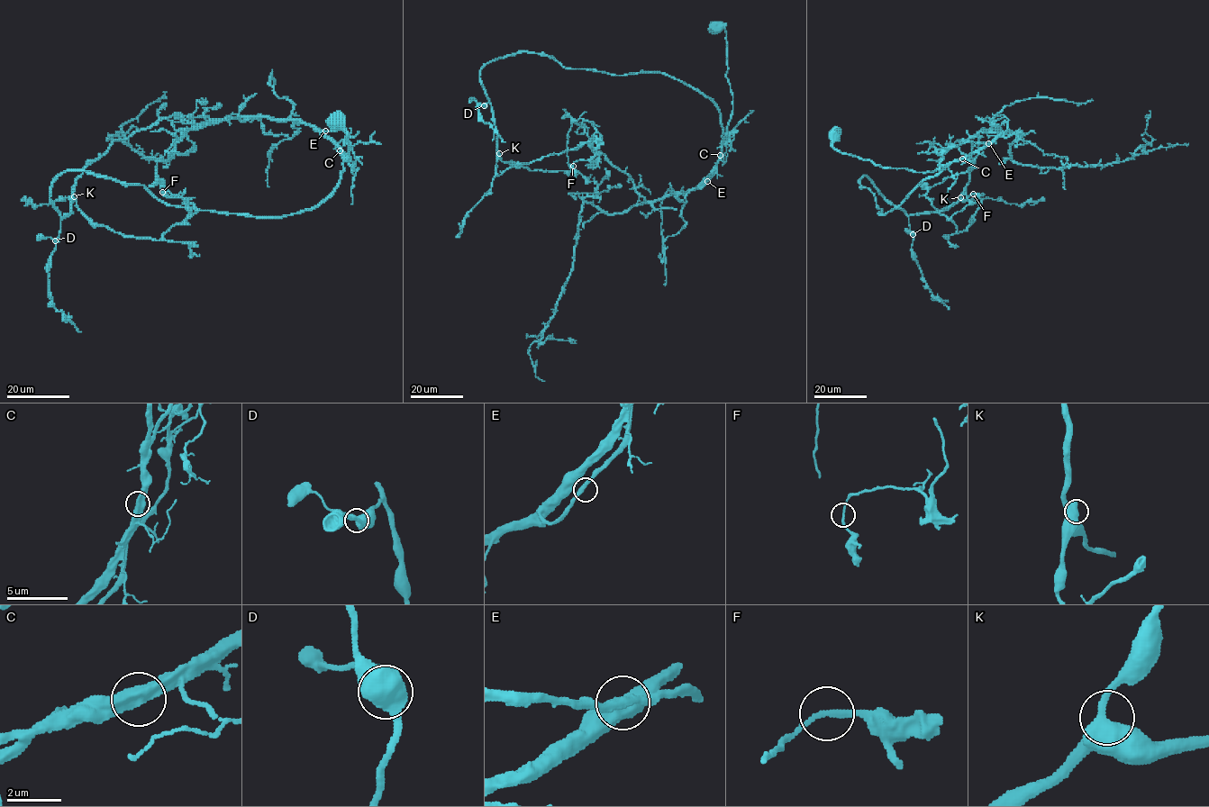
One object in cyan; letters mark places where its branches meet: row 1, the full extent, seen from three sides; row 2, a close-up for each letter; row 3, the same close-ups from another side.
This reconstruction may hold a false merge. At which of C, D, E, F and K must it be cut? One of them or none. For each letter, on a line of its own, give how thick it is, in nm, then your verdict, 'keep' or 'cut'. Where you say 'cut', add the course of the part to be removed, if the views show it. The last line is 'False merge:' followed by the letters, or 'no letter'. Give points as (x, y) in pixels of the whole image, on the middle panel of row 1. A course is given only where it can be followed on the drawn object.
C: 500 nm | keep
D: 440 nm | keep
E: 320 nm | keep
F: 180 nm | keep
K: 500 nm | keep
False merge: no letter

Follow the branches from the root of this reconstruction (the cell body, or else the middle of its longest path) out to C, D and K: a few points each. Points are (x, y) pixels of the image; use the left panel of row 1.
C: (336, 120), (346, 133), (348, 160), (355, 161), (354, 167), (349, 165), (349, 160), (340, 149)
D: (336, 120), (355, 166), (343, 160), (313, 207), (188, 209), (68, 170), (49, 194), (55, 240)
K: (336, 120), (355, 166), (291, 214), (169, 206), (68, 170), (49, 194), (62, 218), (74, 196)

